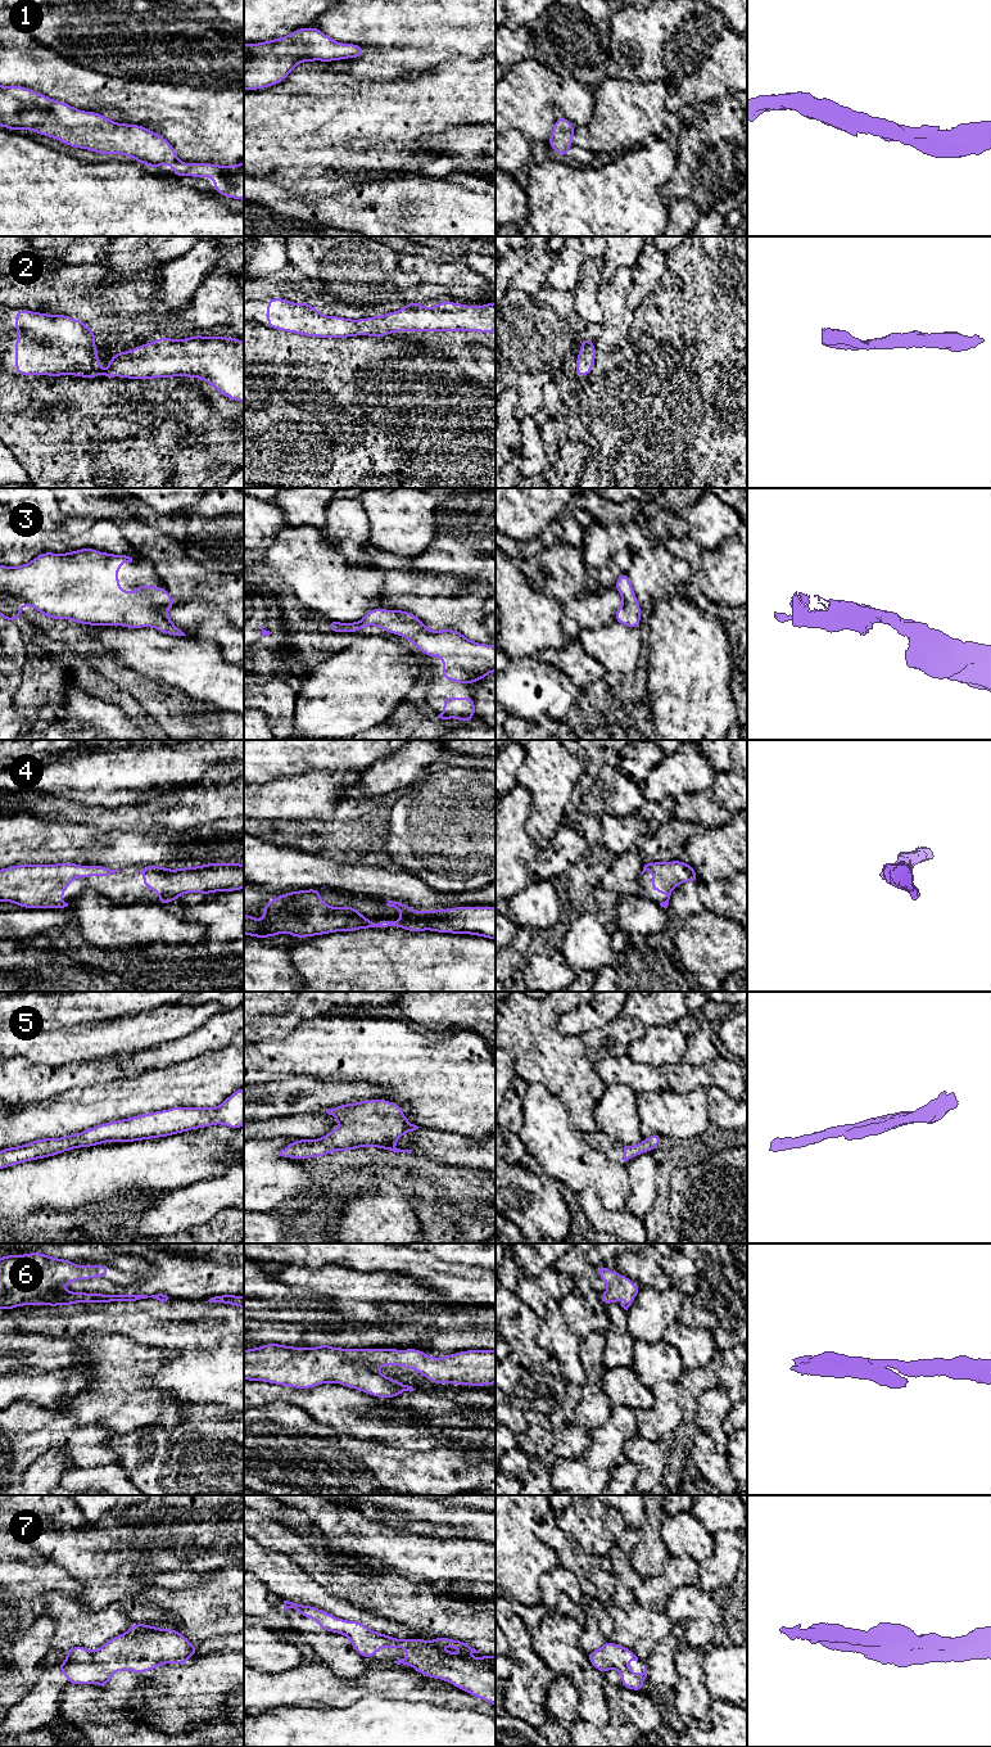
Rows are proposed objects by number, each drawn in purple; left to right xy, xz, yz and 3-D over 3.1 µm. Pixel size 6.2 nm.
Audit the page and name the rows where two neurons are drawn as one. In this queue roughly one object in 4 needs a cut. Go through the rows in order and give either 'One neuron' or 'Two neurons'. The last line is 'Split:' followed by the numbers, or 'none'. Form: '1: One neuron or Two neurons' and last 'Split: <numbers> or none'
1: One neuron
2: One neuron
3: One neuron
4: One neuron
5: One neuron
6: One neuron
7: One neuron
Split: none

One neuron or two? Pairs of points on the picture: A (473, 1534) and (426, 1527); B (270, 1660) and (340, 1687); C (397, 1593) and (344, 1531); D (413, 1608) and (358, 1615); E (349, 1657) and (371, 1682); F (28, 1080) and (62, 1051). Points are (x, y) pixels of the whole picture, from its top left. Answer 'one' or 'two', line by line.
A: one
B: two
C: two
D: two
E: two
F: two

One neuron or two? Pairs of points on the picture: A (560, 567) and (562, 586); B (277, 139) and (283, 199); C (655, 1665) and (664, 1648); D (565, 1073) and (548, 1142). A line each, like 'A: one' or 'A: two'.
A: one
B: two
C: one
D: two

